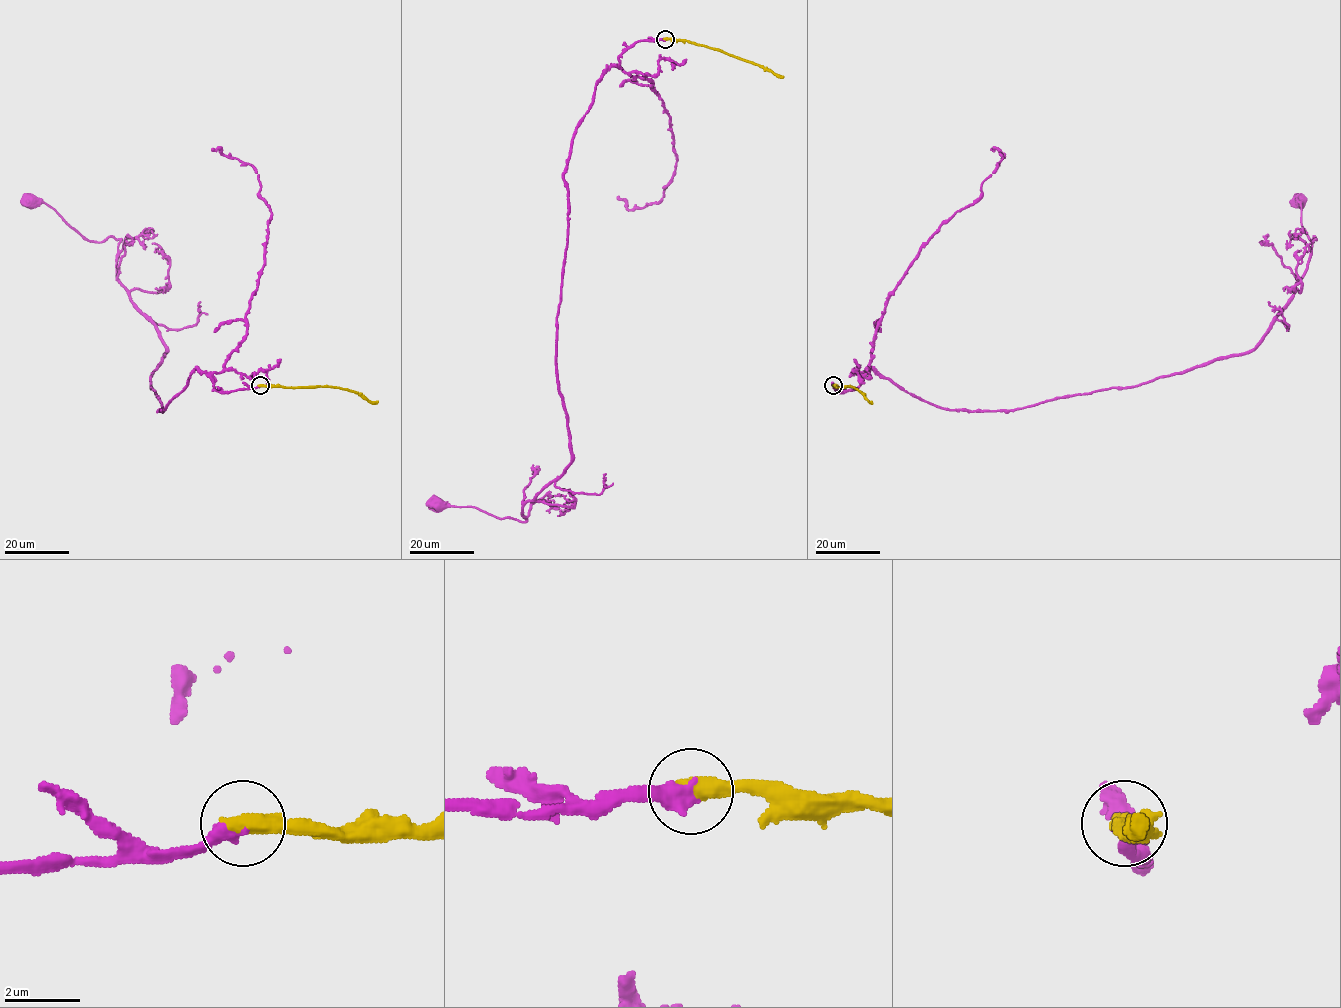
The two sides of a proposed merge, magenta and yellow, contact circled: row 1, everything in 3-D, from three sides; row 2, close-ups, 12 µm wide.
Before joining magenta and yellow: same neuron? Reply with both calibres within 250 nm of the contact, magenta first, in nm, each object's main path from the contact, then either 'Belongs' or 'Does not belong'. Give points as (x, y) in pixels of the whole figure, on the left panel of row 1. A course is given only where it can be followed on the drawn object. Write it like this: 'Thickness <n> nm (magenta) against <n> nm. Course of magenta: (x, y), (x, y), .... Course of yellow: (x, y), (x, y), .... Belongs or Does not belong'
Thickness 480 nm (magenta) against 550 nm. Course of magenta: (259, 386), (219, 392), (197, 369), (158, 411), (165, 343), (117, 277), (121, 240), (90, 241), (32, 201). Course of yellow: (259, 386), (335, 386), (357, 392), (377, 403). Belongs

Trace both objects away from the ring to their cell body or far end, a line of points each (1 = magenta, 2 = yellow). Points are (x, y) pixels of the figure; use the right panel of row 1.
1: (834, 386), (855, 390), (870, 369), (941, 407), (1014, 411), (1246, 354), (1306, 270), (1316, 239), (1298, 201)
2: (834, 386), (852, 386), (872, 403)

